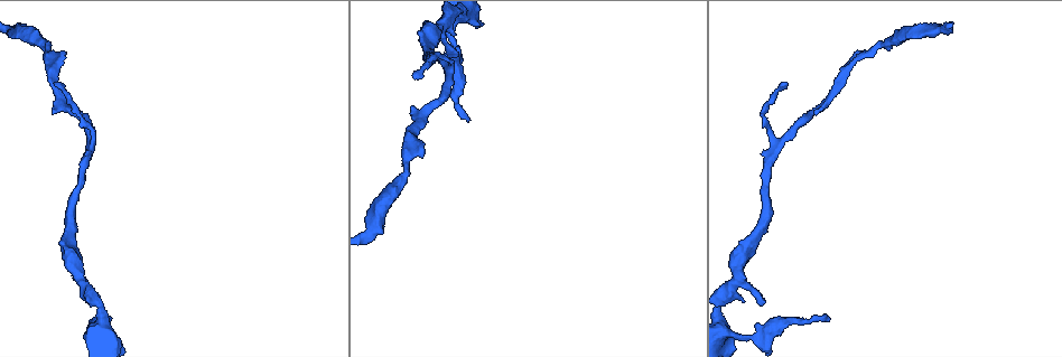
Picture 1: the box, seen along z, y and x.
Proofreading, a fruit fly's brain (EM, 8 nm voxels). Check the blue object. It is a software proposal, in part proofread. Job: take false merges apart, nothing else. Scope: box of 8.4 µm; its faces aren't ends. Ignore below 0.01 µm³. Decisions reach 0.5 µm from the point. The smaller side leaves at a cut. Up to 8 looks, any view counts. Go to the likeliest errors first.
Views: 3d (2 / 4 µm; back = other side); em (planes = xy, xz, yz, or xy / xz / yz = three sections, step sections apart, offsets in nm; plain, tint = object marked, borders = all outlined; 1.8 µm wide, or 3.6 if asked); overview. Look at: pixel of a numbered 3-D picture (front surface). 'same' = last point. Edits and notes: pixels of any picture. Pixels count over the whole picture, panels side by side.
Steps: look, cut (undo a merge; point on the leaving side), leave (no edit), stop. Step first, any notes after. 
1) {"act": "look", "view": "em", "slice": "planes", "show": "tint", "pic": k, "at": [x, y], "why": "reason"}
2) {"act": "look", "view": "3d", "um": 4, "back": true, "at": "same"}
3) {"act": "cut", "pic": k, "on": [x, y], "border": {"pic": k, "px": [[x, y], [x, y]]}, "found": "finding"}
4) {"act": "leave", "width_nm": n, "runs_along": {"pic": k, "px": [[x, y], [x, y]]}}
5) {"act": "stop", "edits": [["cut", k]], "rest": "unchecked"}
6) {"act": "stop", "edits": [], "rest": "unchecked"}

{"act": "look", "view": "em", "slice": "planes", "show": "tint", "pic": 1, "at": [776, 145], "why": "a fork"}

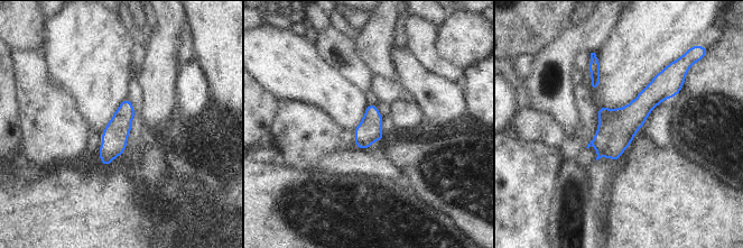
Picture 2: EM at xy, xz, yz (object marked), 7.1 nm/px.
{"act": "leave", "runs_along": {"pic": 2, "px": [[662, 74], [662, 85], [600, 154]]}, "found": "all the same neuron"}

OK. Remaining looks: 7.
{"act": "look", "view": "3d", "um": 4, "back": true, "pic": 1, "at": [459, 87], "why": "calibre changes"}

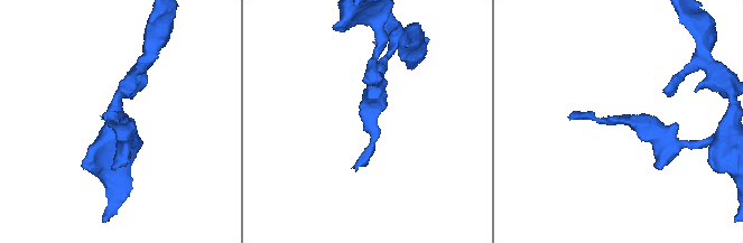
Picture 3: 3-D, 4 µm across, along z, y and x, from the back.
{"act": "look", "view": "em", "slice": "planes", "show": "tint", "pic": 3, "at": [620, 123], "why": "need the tissue"}

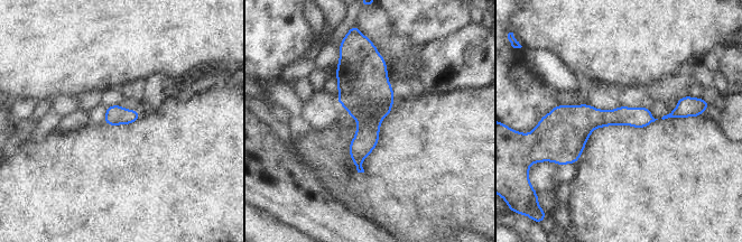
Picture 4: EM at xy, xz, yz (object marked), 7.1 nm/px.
{"act": "leave", "width_nm": 140, "found": "all the same neuron"}

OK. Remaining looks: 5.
{"act": "look", "view": "em", "slice": "planes", "show": "plain", "pic": 1, "at": [736, 284], "why": "branch point"}

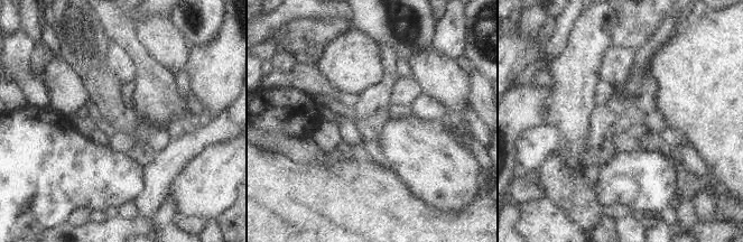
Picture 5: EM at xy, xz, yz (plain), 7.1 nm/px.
{"act": "look", "view": "em", "slice": "planes", "show": "tint", "at": "same"}

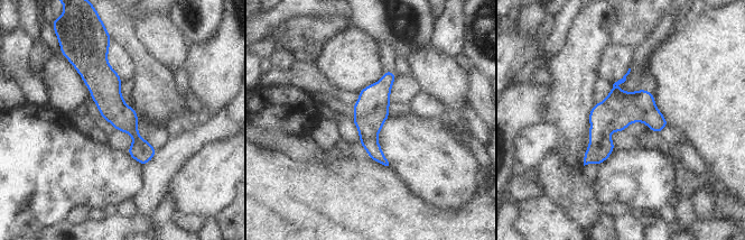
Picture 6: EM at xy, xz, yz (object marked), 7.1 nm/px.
{"act": "leave", "width_nm": 190, "runs_along": {"pic": 6, "px": [[103, 52], [105, 93], [143, 160]]}, "found": "one neuron here"}

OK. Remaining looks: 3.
{"act": "stop", "edits": [], "rest": "unchecked"}

